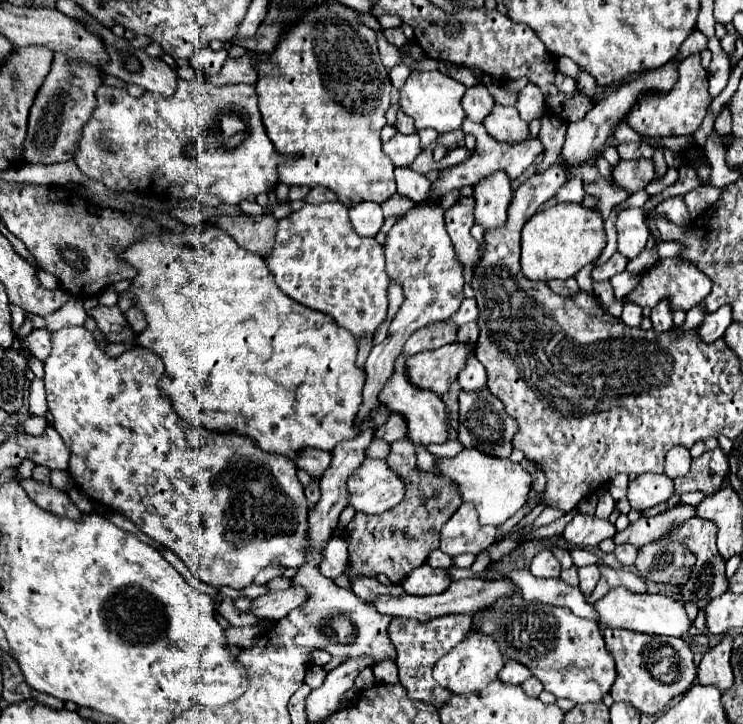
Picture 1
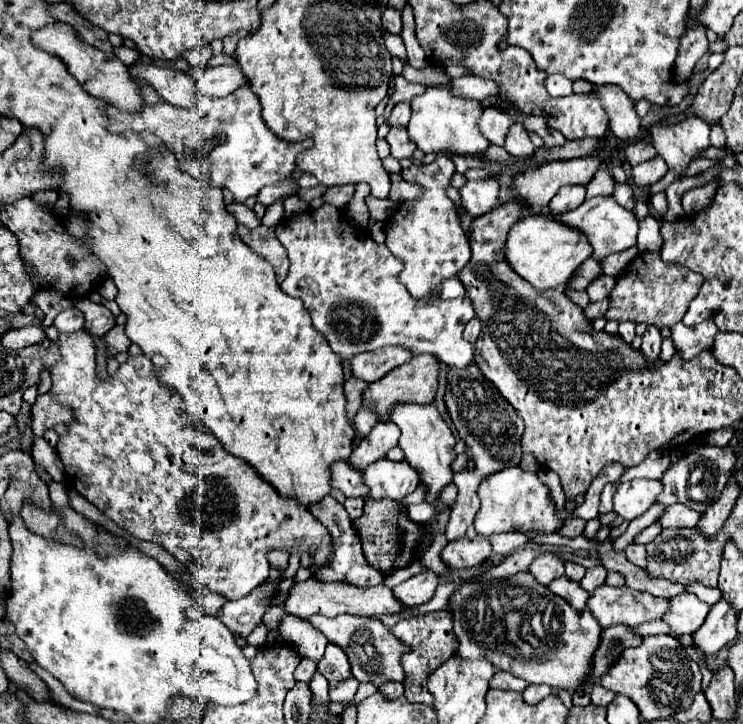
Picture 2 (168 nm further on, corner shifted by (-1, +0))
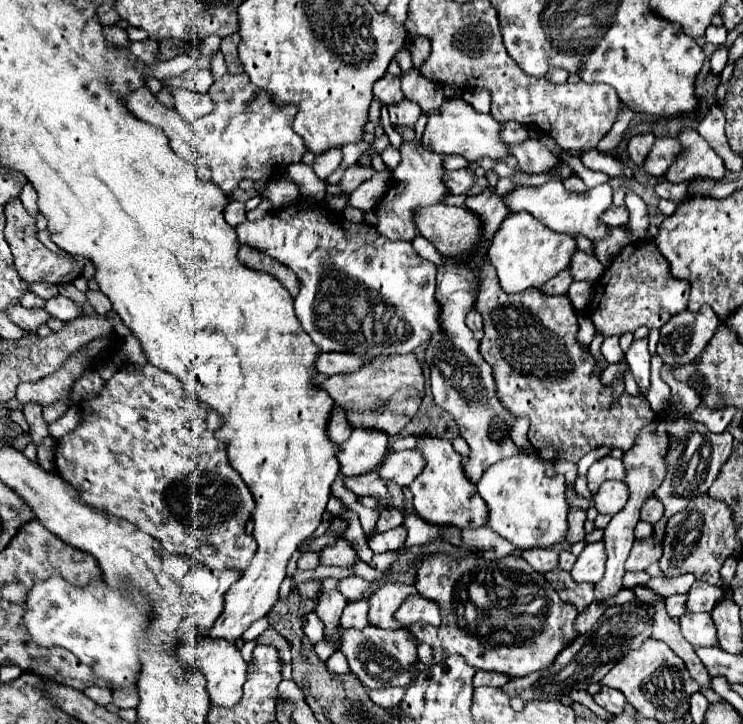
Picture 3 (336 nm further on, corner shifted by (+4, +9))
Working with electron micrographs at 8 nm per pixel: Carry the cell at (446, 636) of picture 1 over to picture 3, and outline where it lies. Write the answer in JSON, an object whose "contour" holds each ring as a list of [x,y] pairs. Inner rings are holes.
{"contour":[[[409,596],[399,606],[399,610],[395,612],[395,618],[401,620],[405,628],[411,626],[411,624],[415,624],[415,622],[419,622],[419,620],[435,624],[435,626],[441,624],[439,606],[433,600],[427,600],[427,598],[421,598],[421,596]]]}

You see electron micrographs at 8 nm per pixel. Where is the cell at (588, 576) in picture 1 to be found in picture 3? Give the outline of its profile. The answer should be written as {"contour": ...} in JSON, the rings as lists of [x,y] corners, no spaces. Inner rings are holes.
{"contour":[[[603,542],[587,544],[583,548],[583,552],[579,554],[573,570],[571,570],[571,576],[573,576],[575,582],[597,584],[603,578],[605,562],[607,562],[607,554],[605,554]]]}

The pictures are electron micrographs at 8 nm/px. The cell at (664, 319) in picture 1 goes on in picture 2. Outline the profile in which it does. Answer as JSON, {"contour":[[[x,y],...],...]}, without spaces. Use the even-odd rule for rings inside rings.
{"contour":[[[648,325],[644,337],[642,337],[642,353],[646,359],[658,359],[660,355],[660,343],[662,343],[662,335],[660,335],[660,329],[656,329],[656,325]]]}

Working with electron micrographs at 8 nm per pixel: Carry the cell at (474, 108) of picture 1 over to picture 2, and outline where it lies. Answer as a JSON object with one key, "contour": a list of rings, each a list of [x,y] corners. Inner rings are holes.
{"contour":[[[484,107],[482,115],[480,115],[480,133],[484,133],[484,137],[494,143],[494,145],[504,145],[504,137],[510,129],[512,121],[498,111],[496,107]]]}

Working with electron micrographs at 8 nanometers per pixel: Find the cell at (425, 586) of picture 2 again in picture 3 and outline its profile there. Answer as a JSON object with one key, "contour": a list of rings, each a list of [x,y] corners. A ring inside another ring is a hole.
{"contour":[[[387,582],[369,598],[369,624],[383,628],[383,630],[397,630],[401,628],[399,620],[395,620],[397,608],[403,600],[411,594],[417,594],[413,584],[395,584]]]}

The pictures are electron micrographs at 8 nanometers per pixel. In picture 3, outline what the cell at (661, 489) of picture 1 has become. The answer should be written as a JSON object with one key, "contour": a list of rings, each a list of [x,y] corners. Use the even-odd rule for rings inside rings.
{"contour":[[[609,480],[603,482],[599,492],[593,494],[593,508],[599,514],[617,514],[629,498],[629,490],[621,480]]]}

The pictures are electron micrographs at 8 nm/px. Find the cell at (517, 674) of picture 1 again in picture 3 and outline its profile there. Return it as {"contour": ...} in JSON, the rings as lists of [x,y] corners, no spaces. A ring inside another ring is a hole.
{"contour":[[[477,670],[475,672],[475,678],[473,678],[473,686],[503,686],[505,682],[509,682],[509,676],[505,674],[497,674],[497,672],[483,672],[483,670]]]}

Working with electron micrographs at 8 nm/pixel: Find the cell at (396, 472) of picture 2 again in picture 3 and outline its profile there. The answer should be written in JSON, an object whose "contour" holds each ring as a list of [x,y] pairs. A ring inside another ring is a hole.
{"contour":[[[403,450],[403,452],[387,454],[377,472],[383,480],[391,480],[399,486],[409,486],[419,476],[419,472],[423,472],[423,468],[425,468],[425,460],[421,452]]]}

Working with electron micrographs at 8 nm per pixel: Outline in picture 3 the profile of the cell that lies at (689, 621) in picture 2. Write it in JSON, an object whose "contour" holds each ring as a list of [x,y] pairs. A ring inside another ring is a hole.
{"contour":[[[695,580],[689,592],[687,610],[689,612],[711,612],[715,604],[719,604],[719,600],[723,600],[725,596],[727,592],[723,586],[711,586],[711,584],[705,584],[703,580]]]}

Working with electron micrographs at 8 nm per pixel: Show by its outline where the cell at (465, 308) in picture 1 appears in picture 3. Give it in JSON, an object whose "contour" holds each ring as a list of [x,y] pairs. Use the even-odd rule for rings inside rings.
{"contour":[[[307,202],[273,210],[257,222],[245,220],[235,232],[241,246],[251,246],[297,274],[301,290],[295,298],[295,314],[321,352],[351,352],[357,356],[409,354],[419,344],[429,342],[433,332],[439,332],[439,304],[435,300],[437,266],[423,260],[409,242],[391,242],[375,226],[365,222],[351,224],[341,214]]]}

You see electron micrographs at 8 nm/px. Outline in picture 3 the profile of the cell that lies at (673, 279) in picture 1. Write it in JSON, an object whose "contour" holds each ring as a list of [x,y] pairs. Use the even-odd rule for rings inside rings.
{"contour":[[[649,240],[633,242],[623,248],[611,268],[595,282],[593,290],[595,296],[589,306],[589,318],[595,324],[595,332],[603,338],[635,332],[639,326],[647,326],[649,330],[661,328],[671,316],[683,312],[689,300],[689,284],[671,278],[667,260]]]}

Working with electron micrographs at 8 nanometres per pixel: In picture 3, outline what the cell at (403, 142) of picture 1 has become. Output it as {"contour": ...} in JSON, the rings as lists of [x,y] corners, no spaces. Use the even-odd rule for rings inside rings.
{"contour":[[[407,98],[403,102],[399,102],[399,104],[389,104],[387,110],[389,110],[391,122],[397,124],[397,126],[413,126],[417,122],[419,114],[423,112],[417,102],[407,100]]]}

